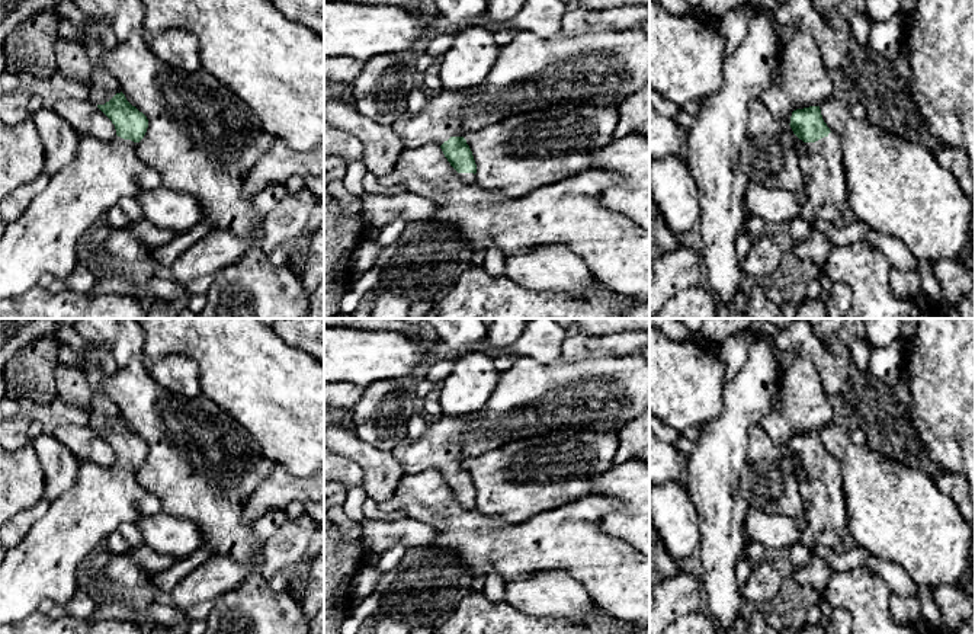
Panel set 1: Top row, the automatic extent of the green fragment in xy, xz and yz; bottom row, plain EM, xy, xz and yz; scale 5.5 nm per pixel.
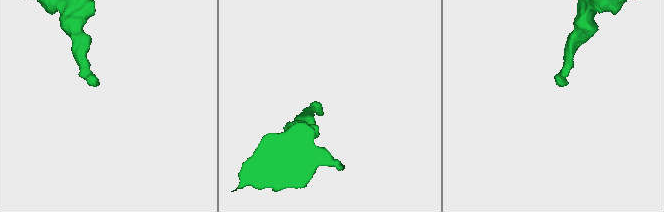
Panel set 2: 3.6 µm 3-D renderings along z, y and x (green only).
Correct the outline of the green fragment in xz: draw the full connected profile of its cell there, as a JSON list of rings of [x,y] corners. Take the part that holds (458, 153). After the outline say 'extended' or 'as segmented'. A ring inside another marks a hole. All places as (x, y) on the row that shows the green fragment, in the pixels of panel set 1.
[[[639,28],[554,36],[519,31],[500,48],[494,67],[481,84],[461,92],[440,89],[420,112],[407,111],[391,127],[404,148],[437,144],[465,182],[477,182],[477,164],[465,140],[468,132],[561,103],[619,106],[648,80],[650,35]]]; extended

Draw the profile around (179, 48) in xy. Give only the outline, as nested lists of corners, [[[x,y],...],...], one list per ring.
[[[74,0],[92,20],[110,16],[116,38],[138,33],[155,57],[171,67],[193,73],[201,65],[199,41],[182,29],[153,33],[144,26],[145,9],[141,0]]]

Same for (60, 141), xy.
[[[39,109],[32,115],[44,147],[42,173],[52,177],[73,163],[77,154],[78,135],[55,111]]]

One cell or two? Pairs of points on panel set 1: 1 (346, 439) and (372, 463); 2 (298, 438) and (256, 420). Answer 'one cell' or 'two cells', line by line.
1: one cell
2: one cell

